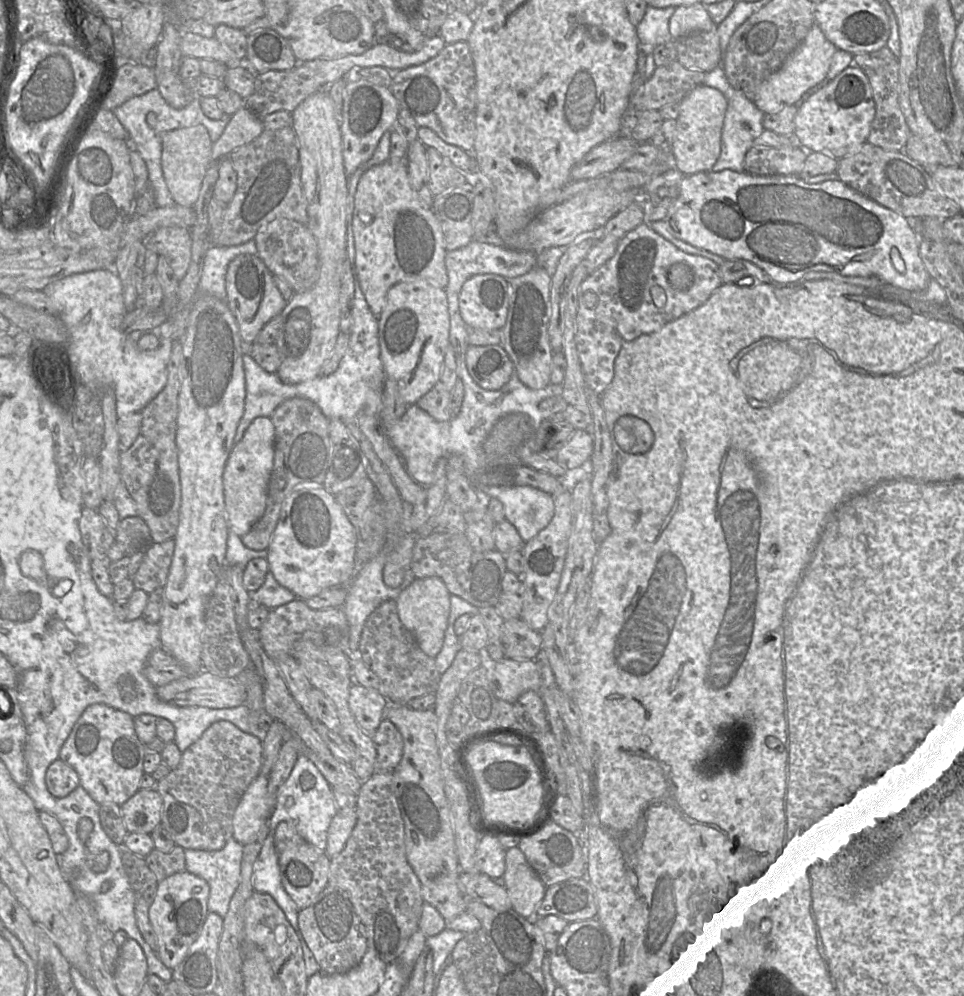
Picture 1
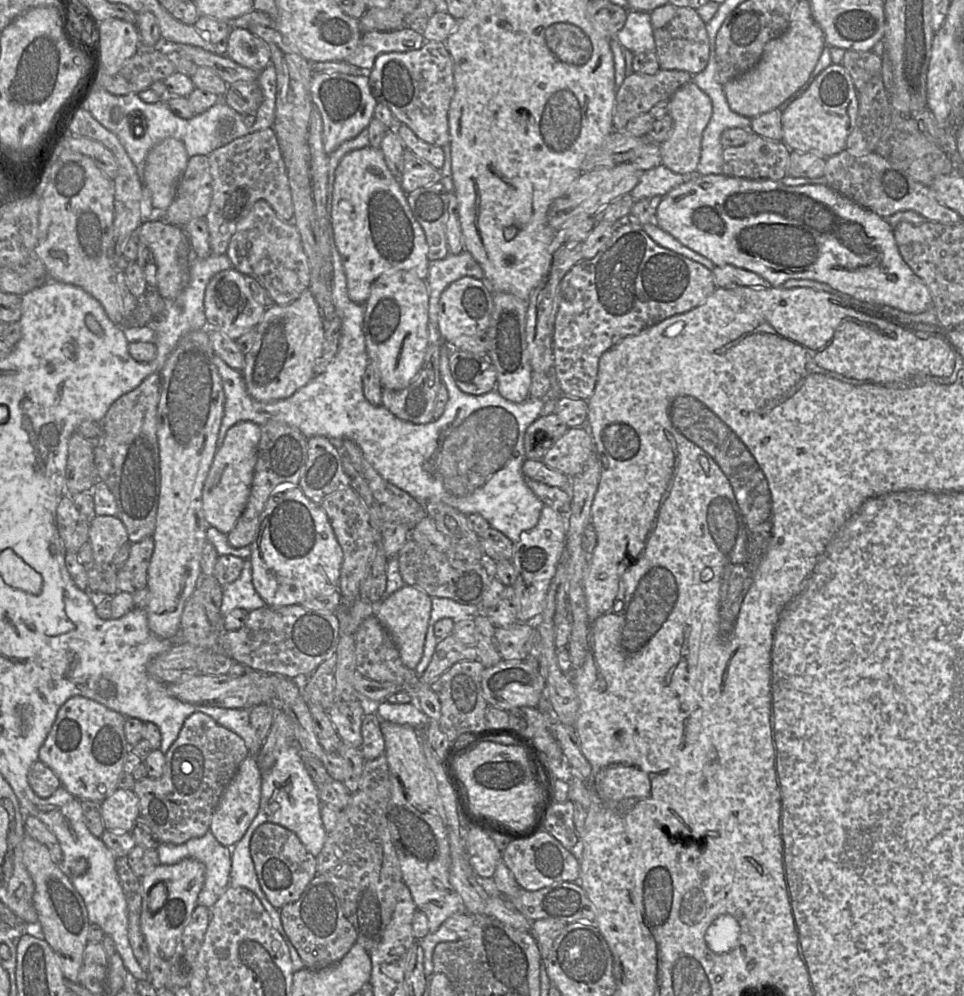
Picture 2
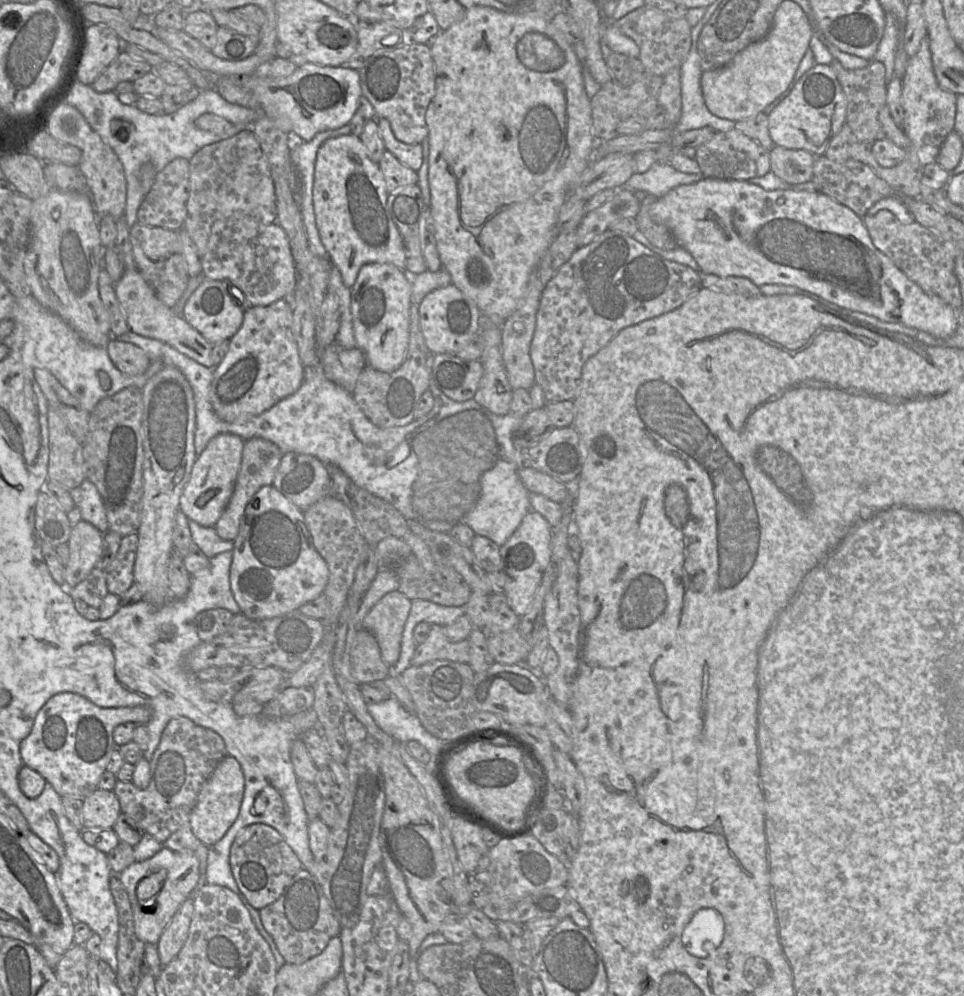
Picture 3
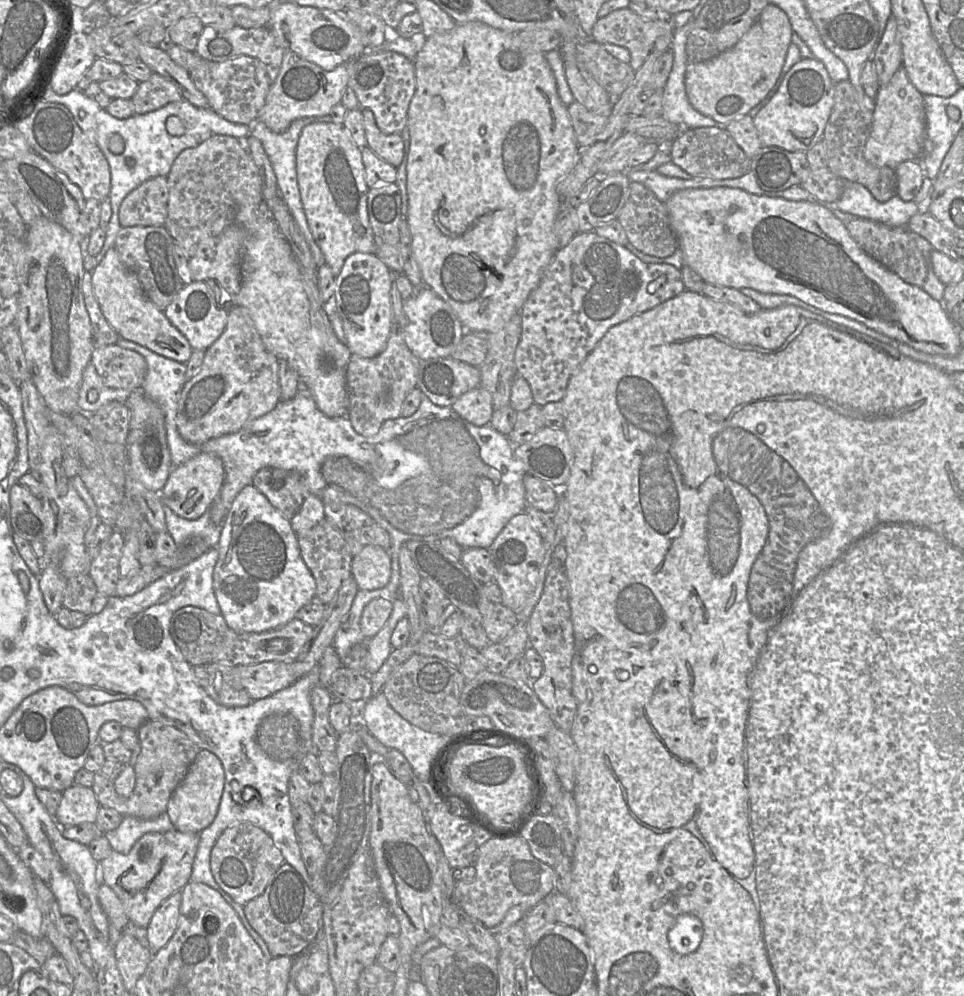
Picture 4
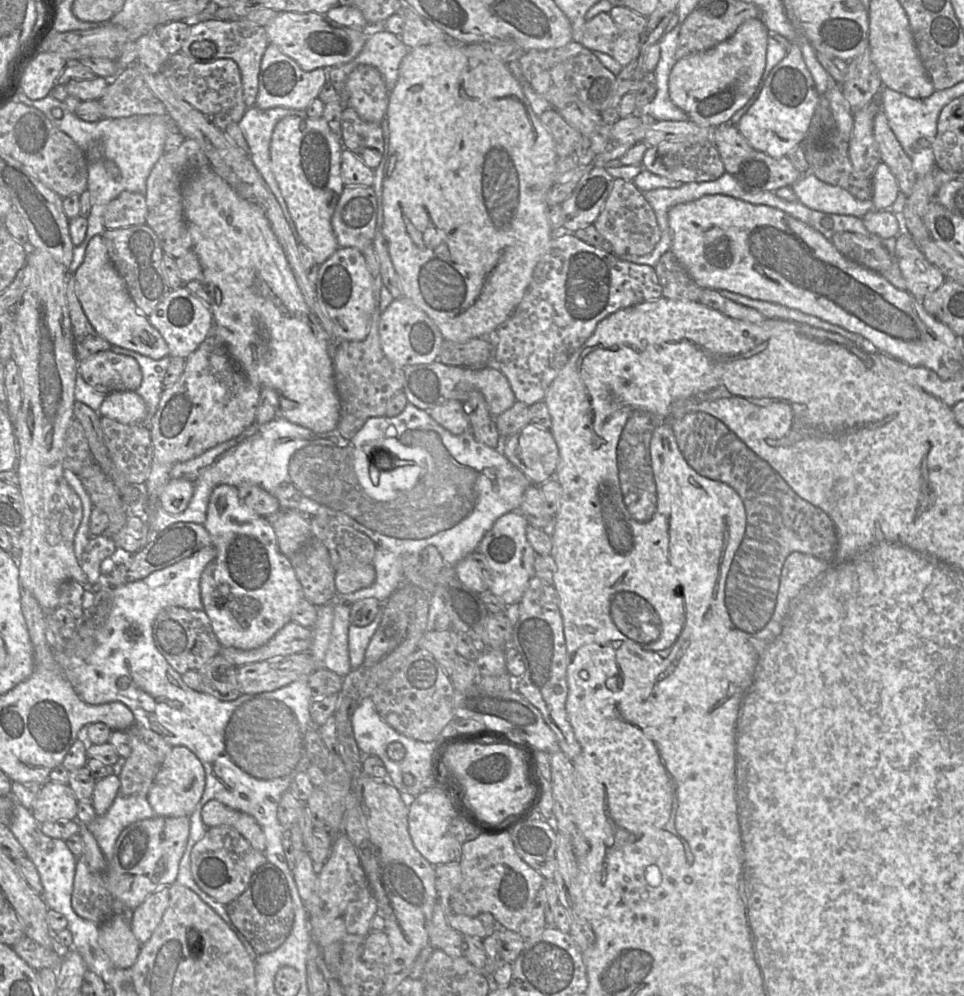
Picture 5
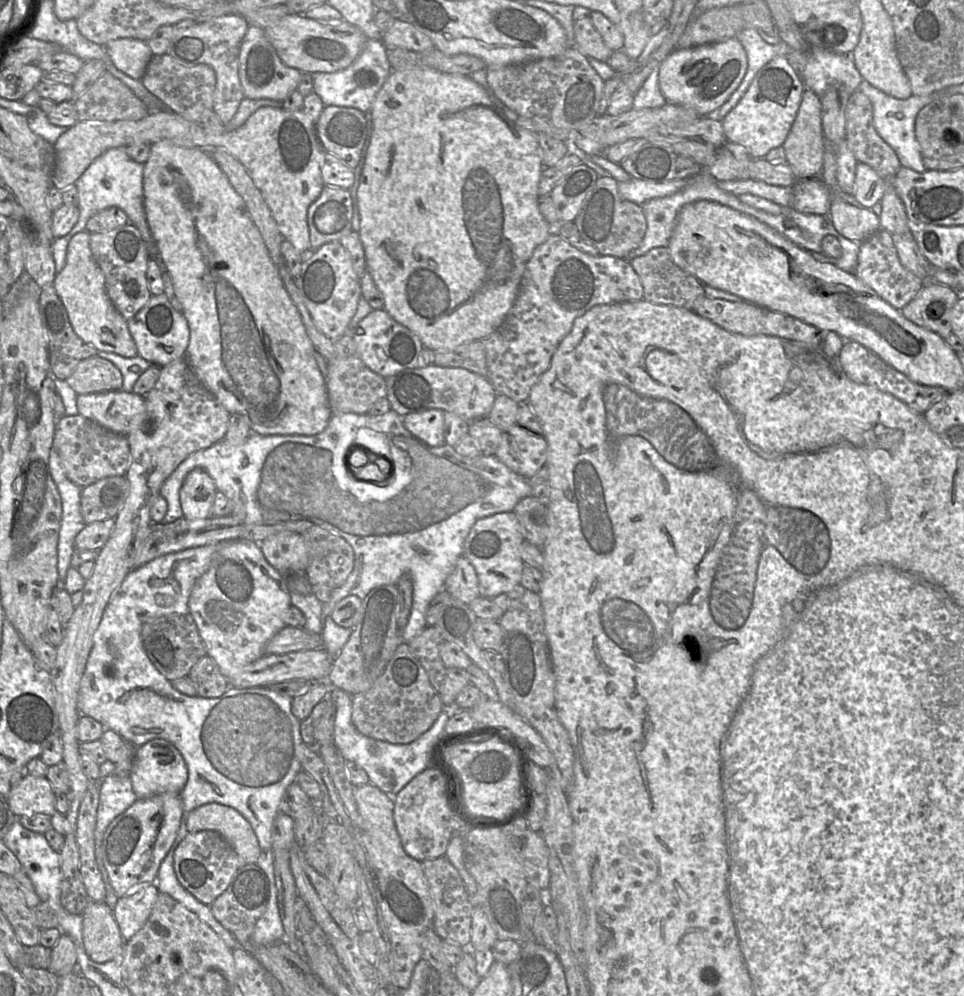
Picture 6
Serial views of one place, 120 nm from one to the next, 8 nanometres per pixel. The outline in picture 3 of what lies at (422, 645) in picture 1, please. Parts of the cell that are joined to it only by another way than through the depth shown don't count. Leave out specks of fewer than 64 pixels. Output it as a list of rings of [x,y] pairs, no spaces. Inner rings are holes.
[[[399,591],[390,592],[363,619],[362,628],[375,637],[381,658],[389,666],[395,665],[399,659],[402,633],[411,601]]]

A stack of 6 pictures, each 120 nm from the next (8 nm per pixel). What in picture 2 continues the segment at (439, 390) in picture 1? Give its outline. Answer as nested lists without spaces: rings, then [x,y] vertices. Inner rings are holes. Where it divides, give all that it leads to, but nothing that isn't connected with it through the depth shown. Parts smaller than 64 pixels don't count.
[[[430,321],[428,331],[428,346],[424,361],[415,379],[404,389],[384,389],[382,393],[382,407],[389,410],[399,419],[415,424],[428,423],[436,419],[433,415],[435,398],[440,386],[443,384],[440,375],[440,357],[443,341],[437,326],[434,326]]]

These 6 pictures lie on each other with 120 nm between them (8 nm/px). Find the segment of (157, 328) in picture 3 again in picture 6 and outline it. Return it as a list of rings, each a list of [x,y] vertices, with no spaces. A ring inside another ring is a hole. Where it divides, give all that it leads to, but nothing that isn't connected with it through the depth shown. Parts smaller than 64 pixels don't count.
[[[83,231],[70,239],[65,266],[56,274],[52,285],[67,310],[73,330],[85,343],[97,350],[123,357],[138,356],[127,320],[115,309],[107,296],[105,278],[92,256],[89,238],[90,233]]]

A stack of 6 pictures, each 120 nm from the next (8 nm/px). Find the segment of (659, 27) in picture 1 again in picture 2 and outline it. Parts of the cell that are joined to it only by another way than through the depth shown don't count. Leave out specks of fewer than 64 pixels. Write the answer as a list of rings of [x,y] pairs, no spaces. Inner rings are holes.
[[[629,10],[623,28],[613,38],[634,54],[654,51],[650,13]]]

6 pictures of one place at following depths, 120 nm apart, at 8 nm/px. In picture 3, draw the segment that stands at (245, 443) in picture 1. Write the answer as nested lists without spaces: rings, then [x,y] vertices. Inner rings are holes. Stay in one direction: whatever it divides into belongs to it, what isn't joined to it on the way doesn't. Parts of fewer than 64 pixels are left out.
[[[219,434],[198,455],[179,502],[180,511],[190,521],[205,527],[215,526],[233,493],[245,442],[236,434]]]

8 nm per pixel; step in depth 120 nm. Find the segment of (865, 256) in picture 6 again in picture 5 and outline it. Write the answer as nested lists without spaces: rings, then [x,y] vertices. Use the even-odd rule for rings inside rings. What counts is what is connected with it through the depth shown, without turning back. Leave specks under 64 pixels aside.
[[[906,233],[897,237],[893,253],[904,278],[906,291],[916,299],[922,299],[947,281]]]

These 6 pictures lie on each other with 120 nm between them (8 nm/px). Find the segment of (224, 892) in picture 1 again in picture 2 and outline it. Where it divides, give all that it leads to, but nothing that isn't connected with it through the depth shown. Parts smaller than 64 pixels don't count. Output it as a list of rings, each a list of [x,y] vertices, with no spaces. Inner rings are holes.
[[[211,832],[179,845],[160,843],[156,850],[162,865],[173,865],[183,859],[194,859],[204,865],[205,879],[197,900],[199,906],[210,909],[229,887],[232,848],[220,844]]]

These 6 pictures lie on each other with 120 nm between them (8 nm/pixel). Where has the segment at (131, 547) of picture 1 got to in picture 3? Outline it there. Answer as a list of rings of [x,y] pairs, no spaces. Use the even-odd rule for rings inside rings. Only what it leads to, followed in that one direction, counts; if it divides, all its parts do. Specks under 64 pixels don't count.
[[[74,522],[68,541],[69,558],[64,564],[65,589],[74,587],[95,569],[102,555],[104,533],[92,524]]]

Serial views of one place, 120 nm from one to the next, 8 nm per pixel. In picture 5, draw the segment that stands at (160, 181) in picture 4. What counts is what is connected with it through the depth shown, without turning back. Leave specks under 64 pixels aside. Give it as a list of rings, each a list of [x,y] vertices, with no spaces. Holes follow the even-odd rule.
[[[122,192],[107,205],[103,214],[106,229],[144,225],[148,207],[143,193]]]

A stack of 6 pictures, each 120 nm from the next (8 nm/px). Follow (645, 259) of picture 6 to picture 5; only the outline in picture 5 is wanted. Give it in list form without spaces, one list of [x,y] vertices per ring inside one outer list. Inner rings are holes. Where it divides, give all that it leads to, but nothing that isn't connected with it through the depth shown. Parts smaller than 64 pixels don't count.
[[[671,251],[664,253],[654,270],[663,298],[677,301],[699,301],[702,288],[686,273]]]

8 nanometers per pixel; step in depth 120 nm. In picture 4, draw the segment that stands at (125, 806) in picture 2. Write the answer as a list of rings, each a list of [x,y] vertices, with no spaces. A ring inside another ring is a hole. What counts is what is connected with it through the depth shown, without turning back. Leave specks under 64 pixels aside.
[[[73,785],[62,792],[54,819],[60,826],[95,824],[100,807],[91,787]]]

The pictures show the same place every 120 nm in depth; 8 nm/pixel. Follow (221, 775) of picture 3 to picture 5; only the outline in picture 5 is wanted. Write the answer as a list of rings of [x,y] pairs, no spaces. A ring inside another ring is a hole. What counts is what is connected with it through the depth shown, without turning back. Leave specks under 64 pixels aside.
[[[172,746],[170,753],[160,766],[146,798],[157,816],[186,816],[189,818],[201,800],[205,783],[205,770],[199,758],[184,746]]]

